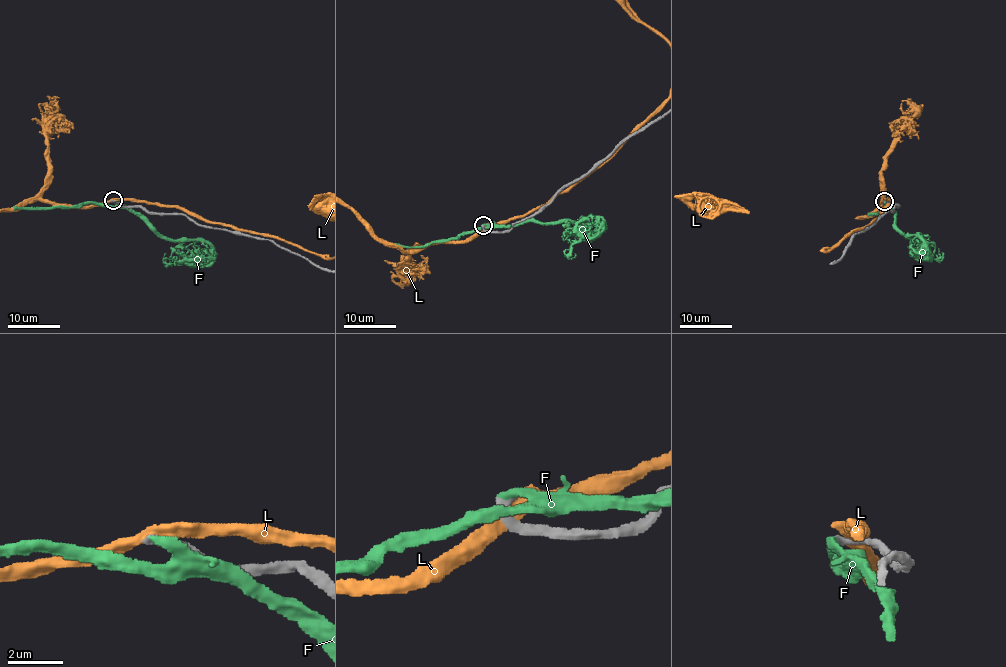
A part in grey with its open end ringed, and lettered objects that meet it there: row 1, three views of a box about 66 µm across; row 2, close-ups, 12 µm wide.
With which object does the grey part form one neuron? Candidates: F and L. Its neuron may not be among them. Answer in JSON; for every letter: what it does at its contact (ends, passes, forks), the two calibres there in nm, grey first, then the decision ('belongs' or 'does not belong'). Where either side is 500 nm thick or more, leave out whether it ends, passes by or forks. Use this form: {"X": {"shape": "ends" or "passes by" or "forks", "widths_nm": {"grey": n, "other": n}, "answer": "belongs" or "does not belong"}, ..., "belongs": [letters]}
{"F": {"shape": "ends", "widths_nm": {"grey": 320, "other": 340}, "answer": "belongs"}, "L": {"shape": "passes by", "widths_nm": {"grey": 420, "other": 460}, "answer": "does not belong"}, "belongs": ["F"]}

